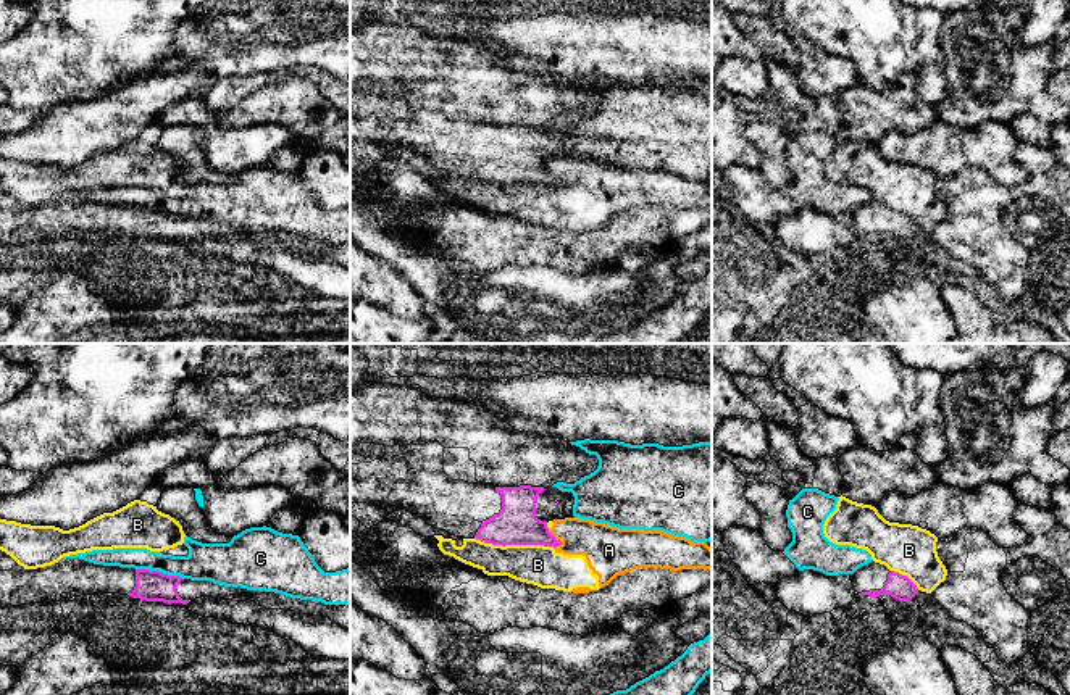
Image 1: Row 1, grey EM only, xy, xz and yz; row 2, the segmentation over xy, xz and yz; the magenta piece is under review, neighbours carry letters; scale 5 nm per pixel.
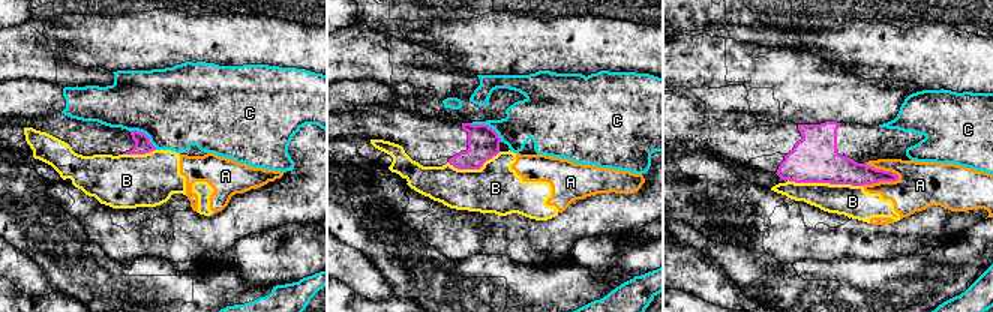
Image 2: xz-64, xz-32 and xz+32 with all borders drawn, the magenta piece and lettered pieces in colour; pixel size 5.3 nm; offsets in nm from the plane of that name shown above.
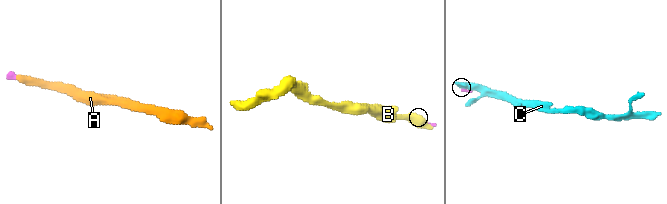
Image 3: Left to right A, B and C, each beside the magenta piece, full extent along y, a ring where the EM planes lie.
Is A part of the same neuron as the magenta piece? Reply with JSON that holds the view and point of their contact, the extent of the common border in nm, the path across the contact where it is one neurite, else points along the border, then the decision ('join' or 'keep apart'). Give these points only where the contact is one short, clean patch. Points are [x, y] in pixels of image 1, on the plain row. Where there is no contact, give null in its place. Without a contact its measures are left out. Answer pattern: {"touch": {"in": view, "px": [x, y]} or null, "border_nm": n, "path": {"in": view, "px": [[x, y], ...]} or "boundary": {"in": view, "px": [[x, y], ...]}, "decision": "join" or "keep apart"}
{"touch": {"in": "xz", "px": [555, 178]}, "border_nm": 110, "decision": "keep apart"}

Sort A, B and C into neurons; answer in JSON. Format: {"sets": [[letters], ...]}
{"sets": [["A", "B"], ["C"]]}

